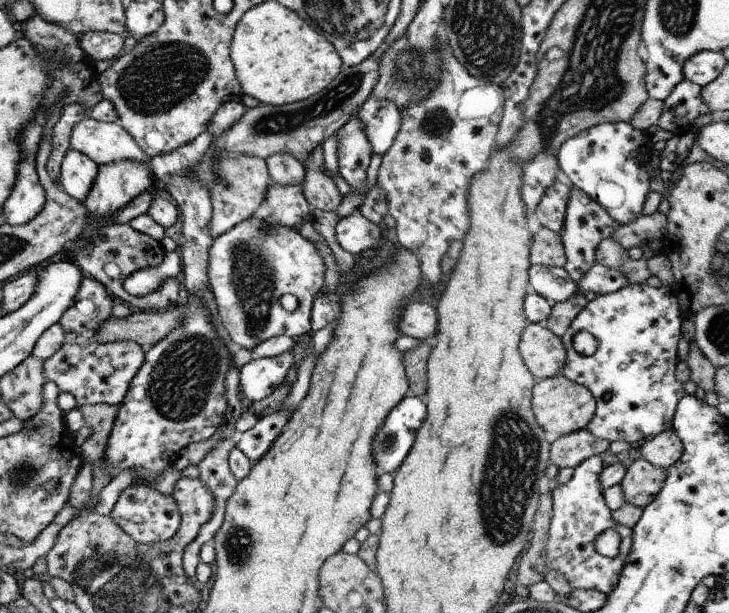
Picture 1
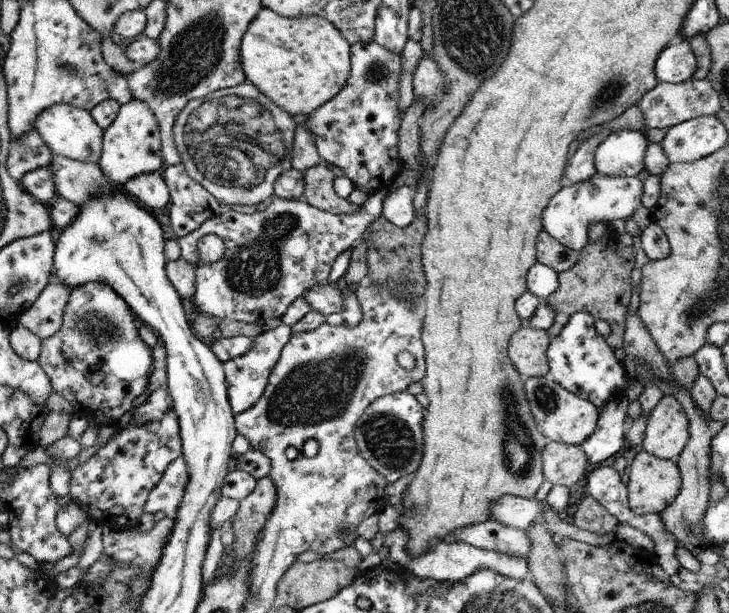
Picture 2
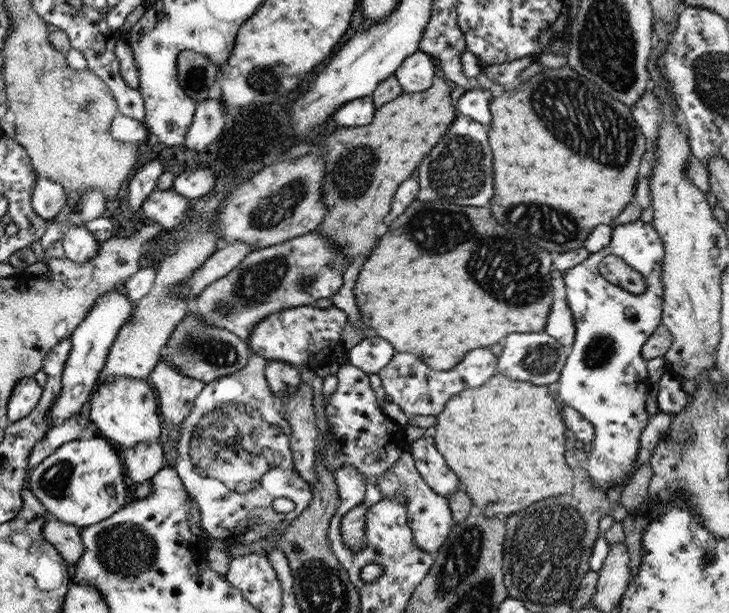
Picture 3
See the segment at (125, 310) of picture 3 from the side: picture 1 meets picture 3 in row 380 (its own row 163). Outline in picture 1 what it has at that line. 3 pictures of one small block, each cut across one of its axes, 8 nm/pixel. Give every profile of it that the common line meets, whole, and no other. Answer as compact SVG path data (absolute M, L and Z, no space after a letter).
M70 148L61 162L60 186L71 197L84 203L96 180L98 167L85 154Z

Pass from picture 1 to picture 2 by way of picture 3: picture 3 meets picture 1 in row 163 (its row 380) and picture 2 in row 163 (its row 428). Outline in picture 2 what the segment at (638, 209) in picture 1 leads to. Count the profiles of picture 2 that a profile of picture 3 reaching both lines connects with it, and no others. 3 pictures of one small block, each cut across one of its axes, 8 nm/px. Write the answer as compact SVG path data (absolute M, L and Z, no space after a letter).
M623 129L609 133L595 152L595 169L608 177L636 177L644 169L644 155L649 145L644 130Z

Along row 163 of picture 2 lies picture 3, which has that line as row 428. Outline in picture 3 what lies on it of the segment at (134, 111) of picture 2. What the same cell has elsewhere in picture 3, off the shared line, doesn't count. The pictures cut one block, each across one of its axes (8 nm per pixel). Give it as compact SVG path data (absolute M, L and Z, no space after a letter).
M118 378L100 384L90 398L89 418L98 428L99 436L109 438L124 451L144 442L159 442L162 434L162 419L158 412L160 403L148 380Z

